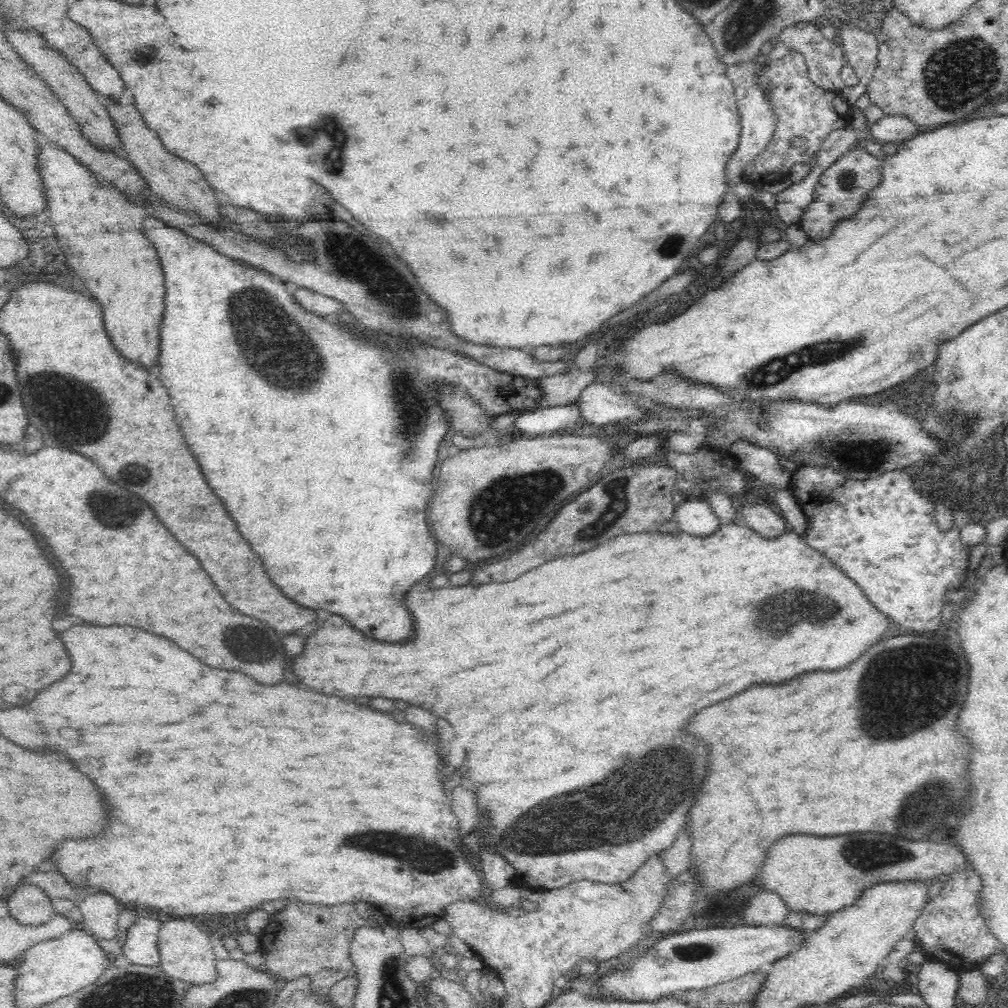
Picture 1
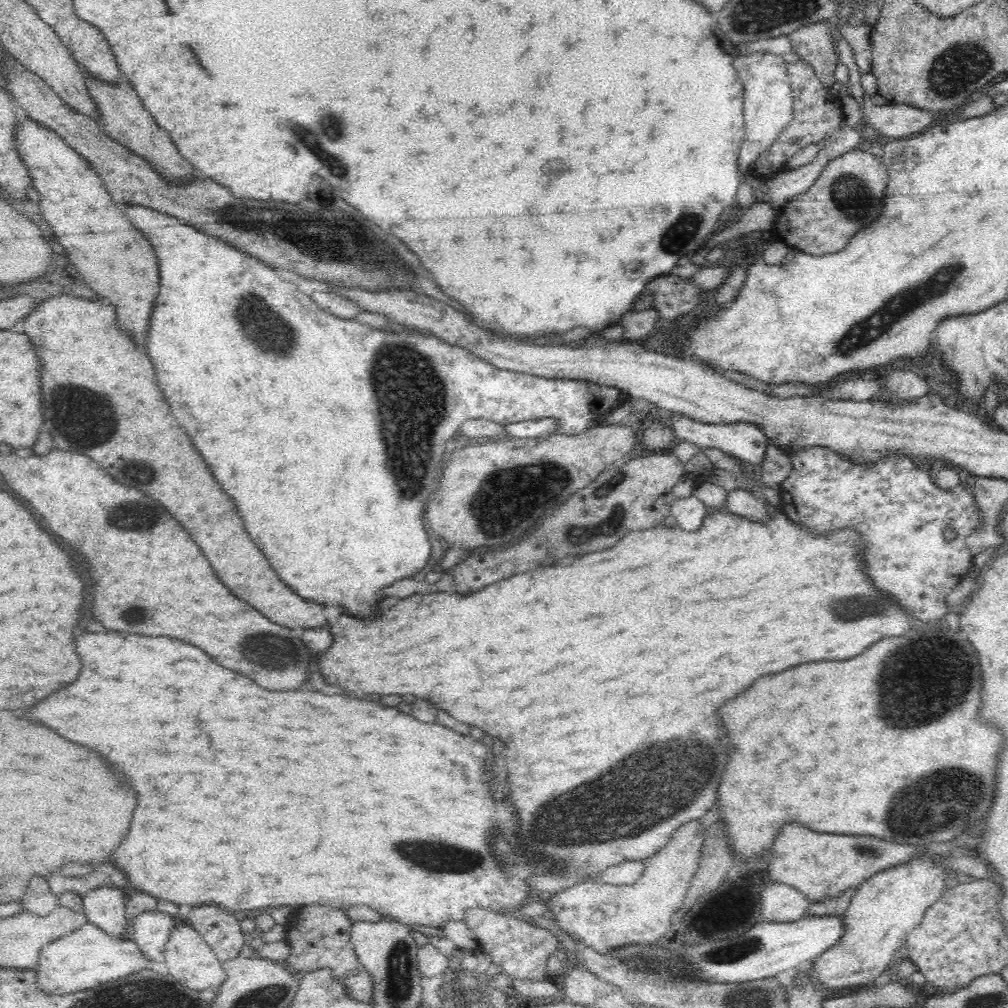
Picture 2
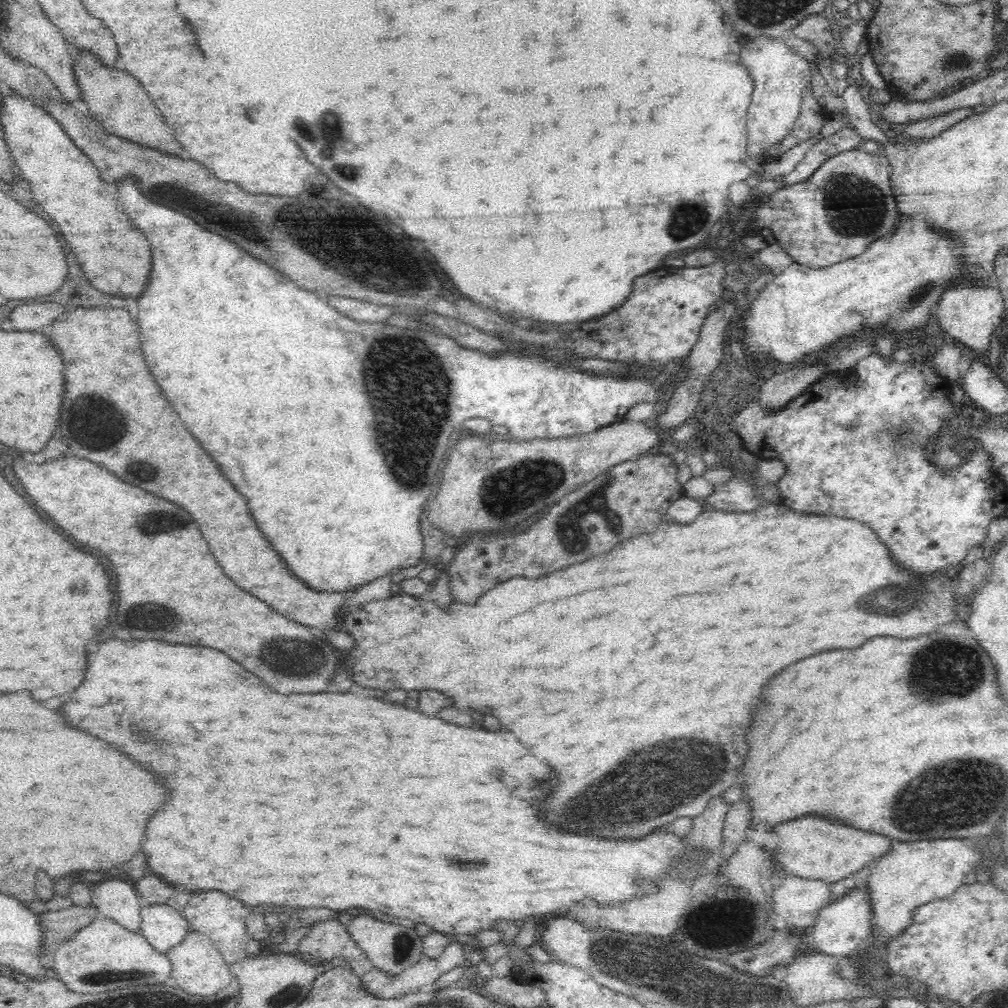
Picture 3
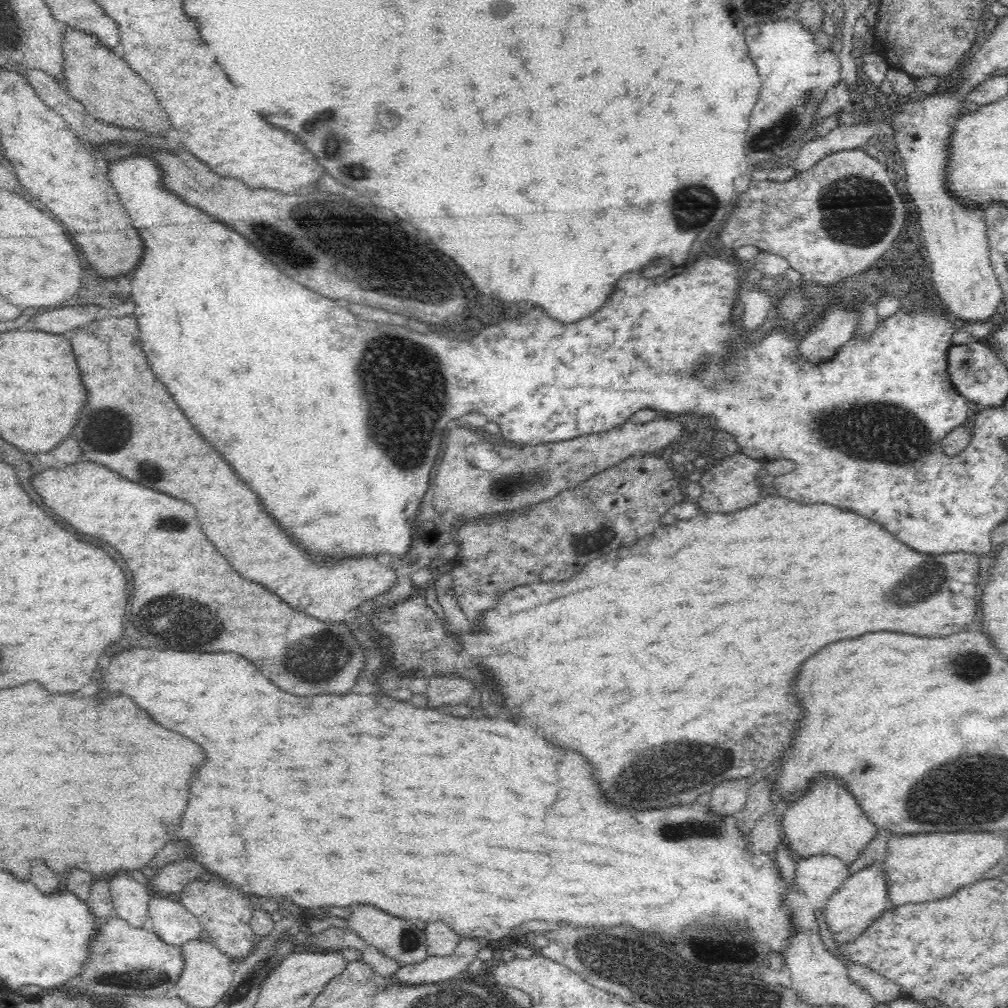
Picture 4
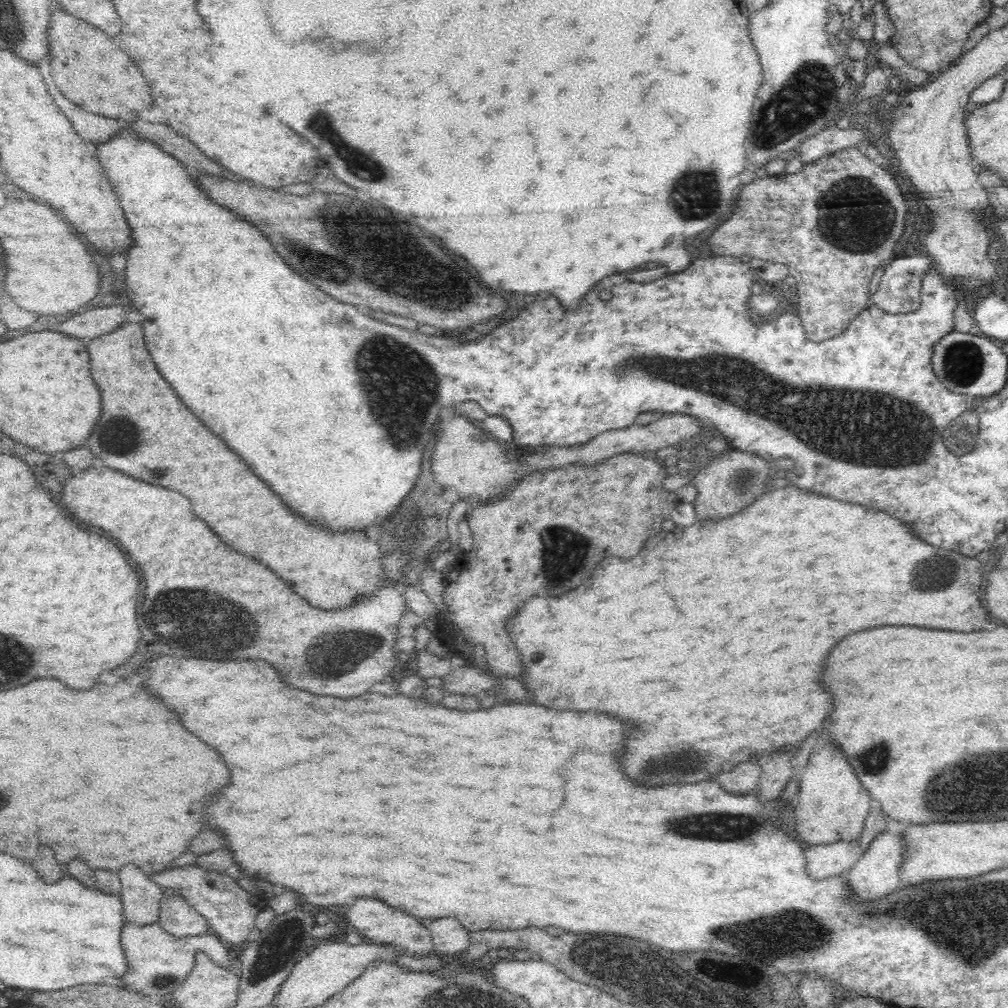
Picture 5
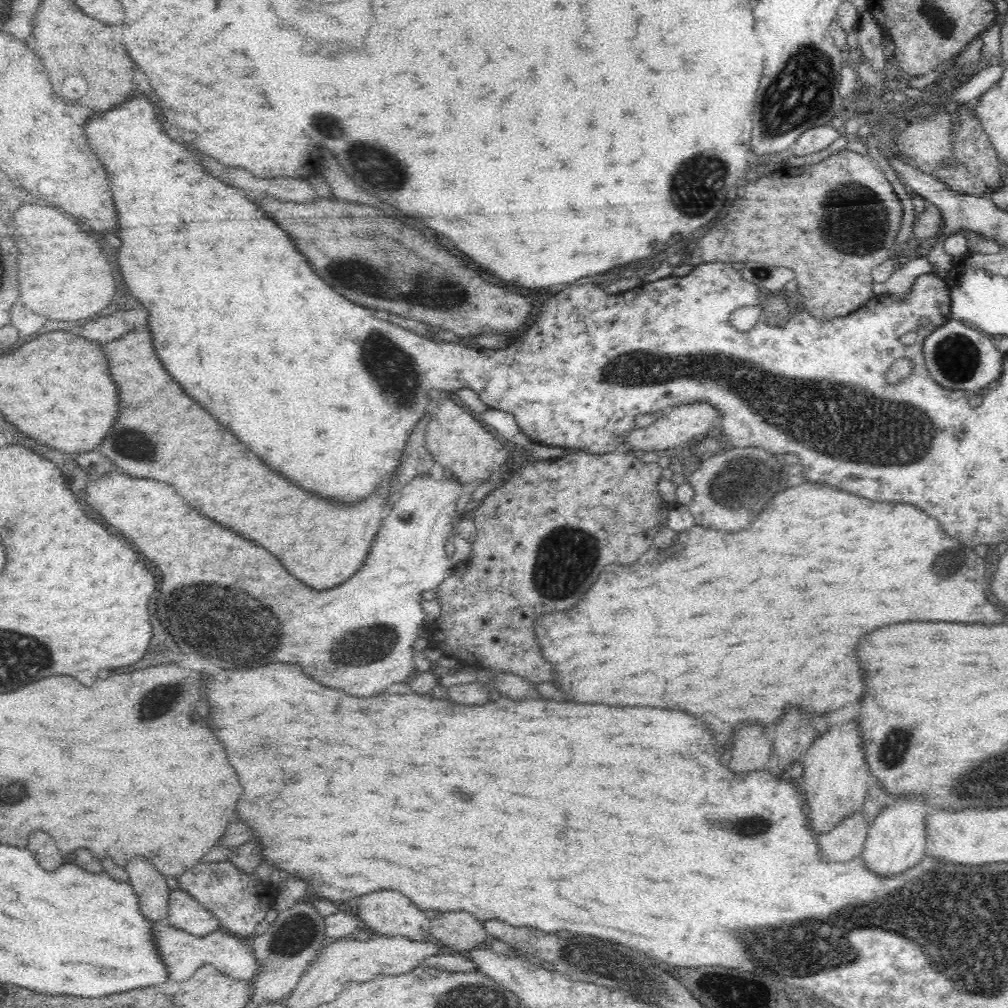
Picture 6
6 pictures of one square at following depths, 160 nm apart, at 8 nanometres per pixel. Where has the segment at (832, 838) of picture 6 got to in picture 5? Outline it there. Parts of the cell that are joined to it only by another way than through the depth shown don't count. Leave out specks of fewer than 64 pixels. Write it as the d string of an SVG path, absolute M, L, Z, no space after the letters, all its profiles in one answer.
M860 840L836 841L808 846L808 875L810 879L824 880L830 876L848 874L863 855Z

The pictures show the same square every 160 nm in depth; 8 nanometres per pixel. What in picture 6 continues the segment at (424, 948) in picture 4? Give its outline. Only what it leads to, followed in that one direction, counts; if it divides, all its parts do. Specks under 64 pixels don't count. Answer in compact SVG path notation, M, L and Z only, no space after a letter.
M380 890L380 892L372 892L360 898L360 906L358 906L358 914L360 917L360 925L368 926L368 930L372 935L379 936L406 936L416 941L431 940L431 921L425 912L422 912L416 904L412 904L404 894L396 892L396 890Z

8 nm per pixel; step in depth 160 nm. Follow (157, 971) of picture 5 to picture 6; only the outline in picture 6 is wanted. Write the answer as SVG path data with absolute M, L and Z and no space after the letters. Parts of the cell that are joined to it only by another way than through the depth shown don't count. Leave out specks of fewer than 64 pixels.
M158 920L152 921L152 933L154 933L154 943L158 947L158 953L166 963L169 978L178 983L190 979L204 964L211 964L226 976L247 983L256 978L260 972L258 959L254 957L250 948L250 940L237 937L221 928L206 936L194 936L185 930L174 928L166 921Z

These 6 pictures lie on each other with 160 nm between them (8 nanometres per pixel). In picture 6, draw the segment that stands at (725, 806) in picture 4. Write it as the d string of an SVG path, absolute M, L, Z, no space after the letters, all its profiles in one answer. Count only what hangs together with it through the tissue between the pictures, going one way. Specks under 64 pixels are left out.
M742 724L734 736L734 750L730 768L734 772L750 772L766 768L773 753L771 731L760 724Z

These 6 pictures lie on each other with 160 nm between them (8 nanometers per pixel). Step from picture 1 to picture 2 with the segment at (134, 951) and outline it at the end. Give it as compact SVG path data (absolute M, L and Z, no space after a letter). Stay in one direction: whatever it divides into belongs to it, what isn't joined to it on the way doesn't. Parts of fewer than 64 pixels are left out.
M144 911L130 922L130 935L148 959L165 962L166 942L179 923L180 919L170 914Z

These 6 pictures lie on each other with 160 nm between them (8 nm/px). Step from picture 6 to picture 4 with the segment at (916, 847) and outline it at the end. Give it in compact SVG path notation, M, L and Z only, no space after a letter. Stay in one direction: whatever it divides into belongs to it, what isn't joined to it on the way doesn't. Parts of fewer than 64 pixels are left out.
M873 865L849 876L832 895L828 906L823 910L825 922L837 943L853 941L873 920L888 908L886 877L884 866Z

